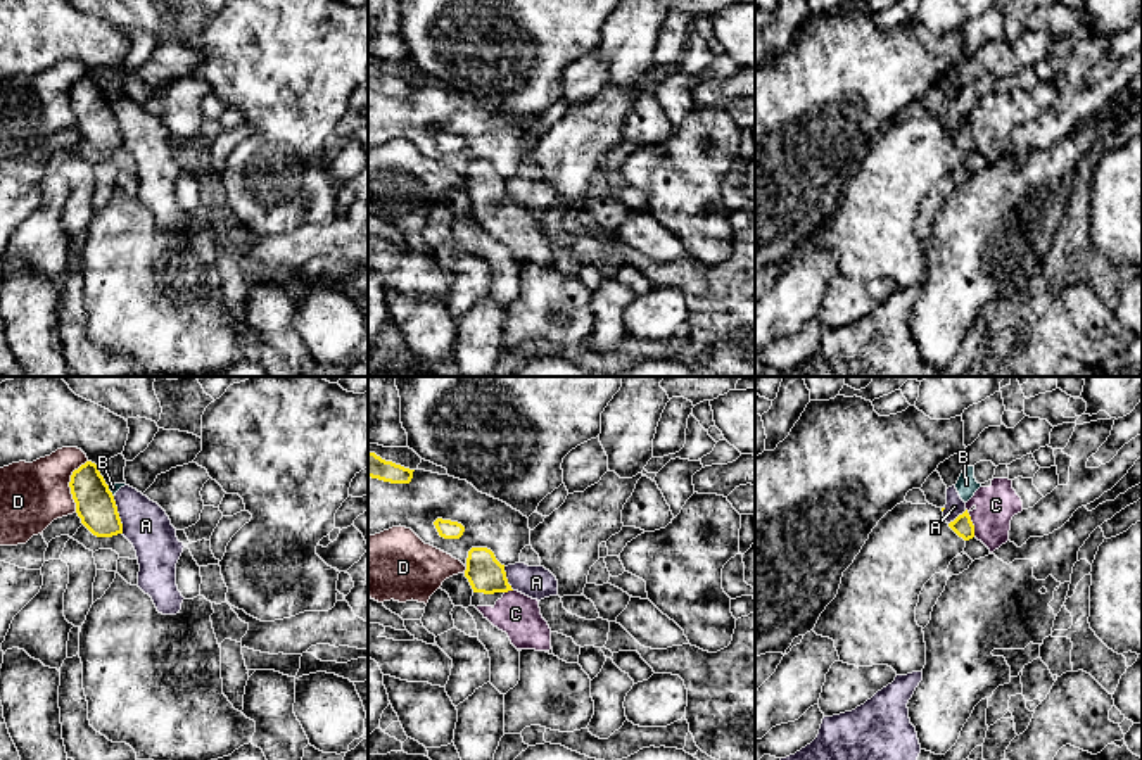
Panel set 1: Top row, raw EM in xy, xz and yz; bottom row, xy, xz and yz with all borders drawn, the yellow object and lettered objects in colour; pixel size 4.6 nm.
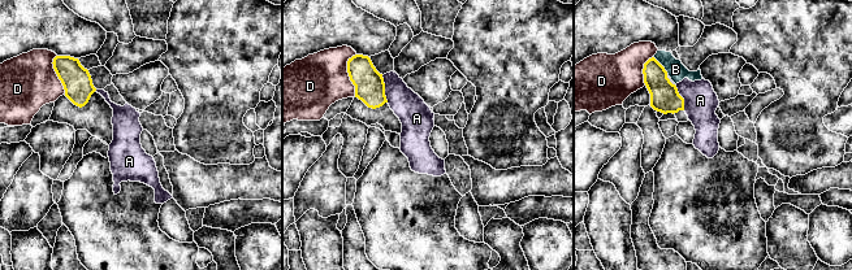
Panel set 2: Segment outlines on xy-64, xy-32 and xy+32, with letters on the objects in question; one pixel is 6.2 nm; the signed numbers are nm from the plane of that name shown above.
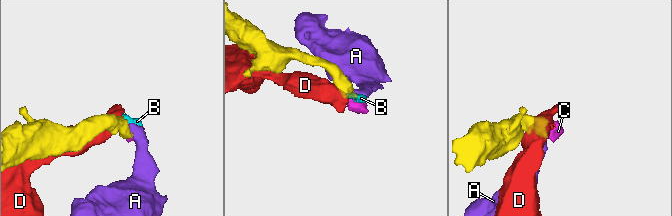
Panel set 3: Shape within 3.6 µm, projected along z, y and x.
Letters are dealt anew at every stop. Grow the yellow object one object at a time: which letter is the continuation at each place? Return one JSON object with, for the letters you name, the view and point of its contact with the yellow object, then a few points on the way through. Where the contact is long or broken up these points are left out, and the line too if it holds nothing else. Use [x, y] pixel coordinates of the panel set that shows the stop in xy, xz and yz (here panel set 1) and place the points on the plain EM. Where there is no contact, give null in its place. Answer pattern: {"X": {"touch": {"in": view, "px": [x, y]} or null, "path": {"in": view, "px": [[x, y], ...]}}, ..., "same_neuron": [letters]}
{"C": {"touch": {"in": "yz", "px": [973, 139]}, "path": {"in": "yz", "px": [[963, 139], [973, 139], [996, 118]]}}, "same_neuron": ["C"]}

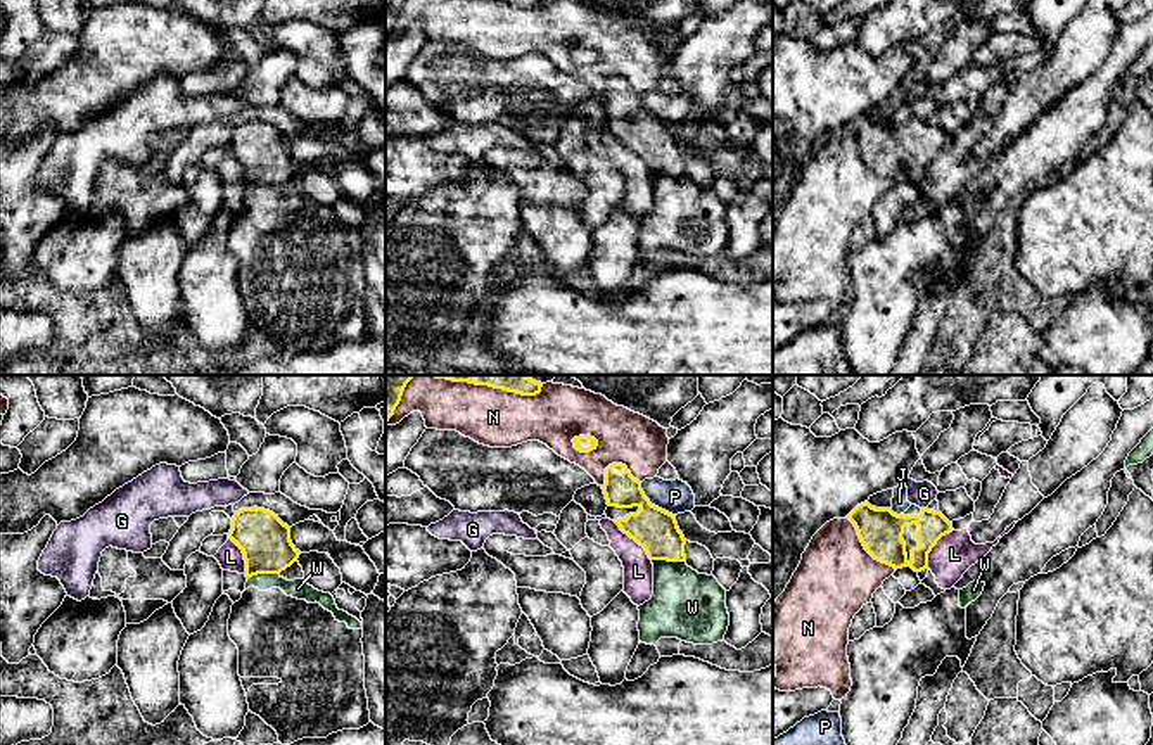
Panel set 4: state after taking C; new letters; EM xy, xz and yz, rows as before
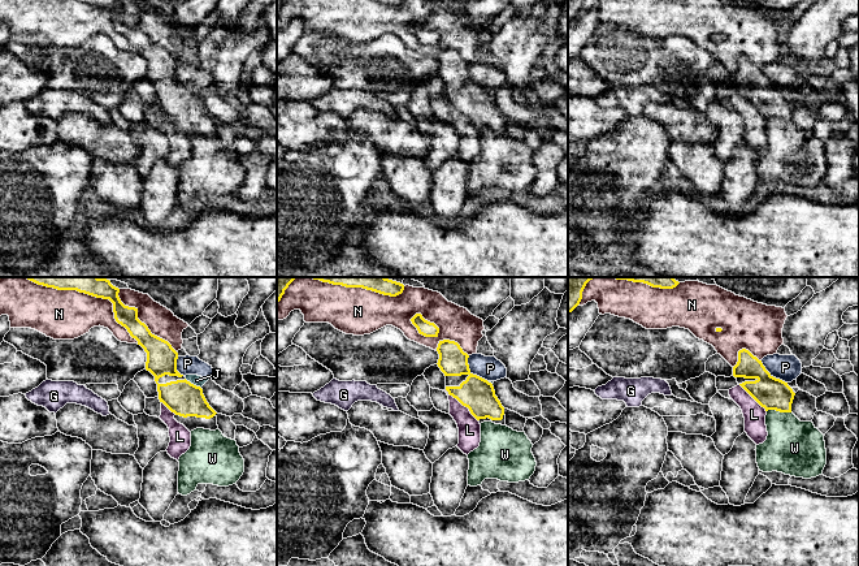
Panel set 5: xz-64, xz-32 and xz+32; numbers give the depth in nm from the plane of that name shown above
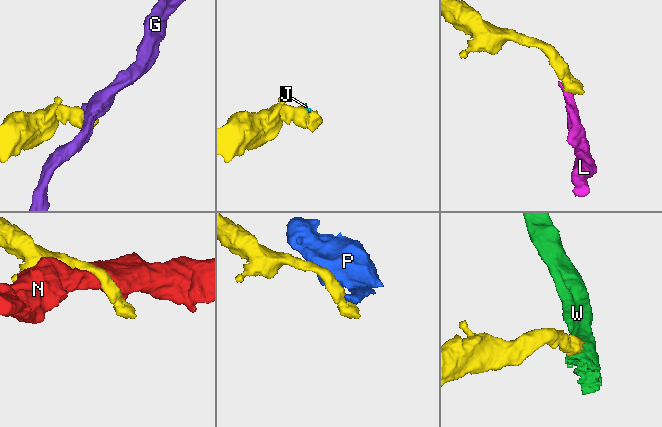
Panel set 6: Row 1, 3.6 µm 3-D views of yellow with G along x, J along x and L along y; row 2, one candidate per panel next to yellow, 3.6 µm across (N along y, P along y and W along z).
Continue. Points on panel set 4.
{"same_neuron": []}

